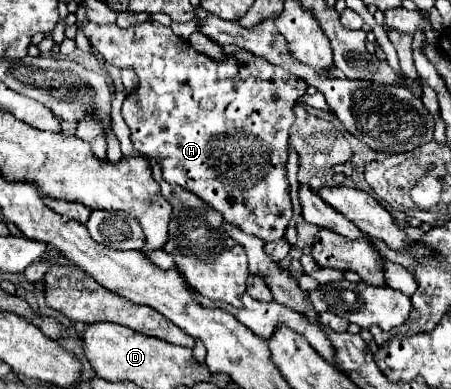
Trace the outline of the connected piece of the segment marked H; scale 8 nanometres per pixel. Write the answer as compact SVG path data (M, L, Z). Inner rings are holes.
M85 20L81 30L105 62L119 68L133 68L137 72L139 86L127 96L123 118L131 130L133 148L159 162L163 180L197 194L245 234L253 234L263 242L281 240L293 216L289 182L285 176L289 156L287 136L295 120L293 106L305 94L307 82L247 50L235 50L223 60L213 60L193 50L187 40L175 36L169 26L161 26L159 22L119 28L117 24L101 26Z

